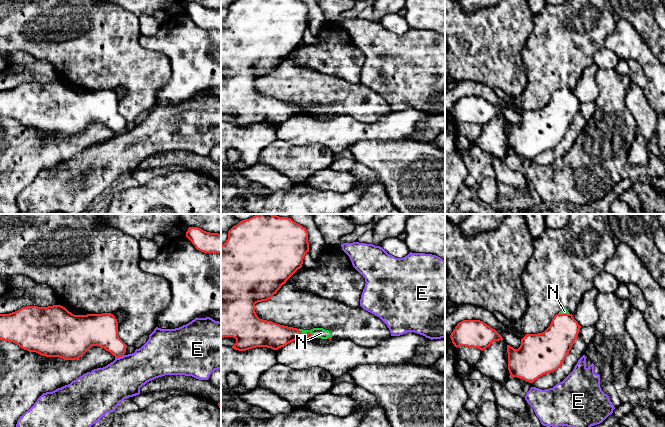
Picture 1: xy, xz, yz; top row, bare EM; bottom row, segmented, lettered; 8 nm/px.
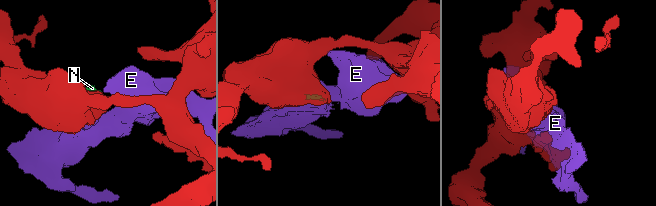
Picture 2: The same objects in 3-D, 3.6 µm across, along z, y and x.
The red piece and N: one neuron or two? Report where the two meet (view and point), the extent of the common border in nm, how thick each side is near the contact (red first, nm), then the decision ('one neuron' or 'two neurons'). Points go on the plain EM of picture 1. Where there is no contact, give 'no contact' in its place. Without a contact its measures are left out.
xz (307, 109) | 130 nm | 190/80 nm | two neurons

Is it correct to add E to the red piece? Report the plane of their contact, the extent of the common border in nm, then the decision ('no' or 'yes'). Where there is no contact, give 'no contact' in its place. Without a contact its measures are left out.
contact in xy; length 80 nm; no

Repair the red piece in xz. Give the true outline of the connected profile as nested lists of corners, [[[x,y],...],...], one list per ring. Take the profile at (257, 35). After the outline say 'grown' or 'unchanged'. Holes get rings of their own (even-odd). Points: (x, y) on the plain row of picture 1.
[[[237,0],[228,7],[228,15],[221,21],[221,114],[235,114],[233,125],[246,127],[256,123],[267,123],[278,126],[297,115],[308,116],[312,113],[309,107],[304,111],[297,104],[260,95],[255,88],[256,79],[271,75],[302,43],[307,28],[308,8],[300,0]]]; unchanged

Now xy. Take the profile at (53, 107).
[[[61,81],[26,82],[9,90],[0,90],[0,116],[13,118],[29,128],[64,136],[79,135],[92,122],[104,124],[115,134],[124,132],[127,124],[119,114],[118,98],[113,90],[74,91]]]; unchanged

